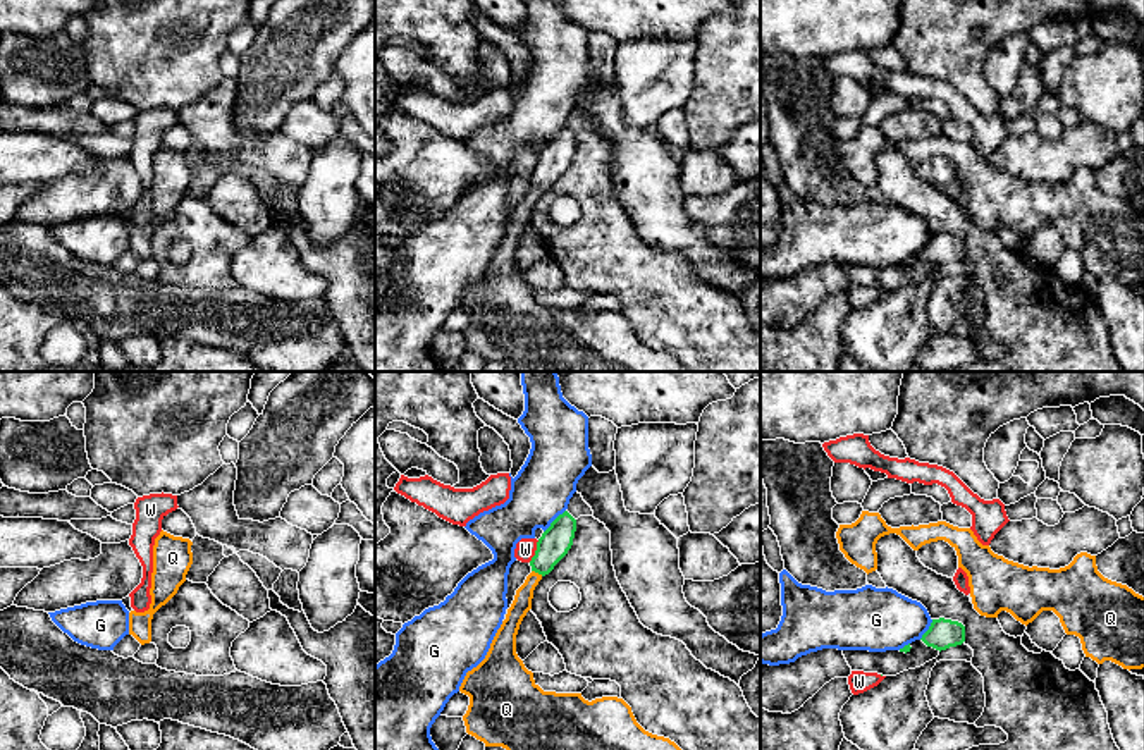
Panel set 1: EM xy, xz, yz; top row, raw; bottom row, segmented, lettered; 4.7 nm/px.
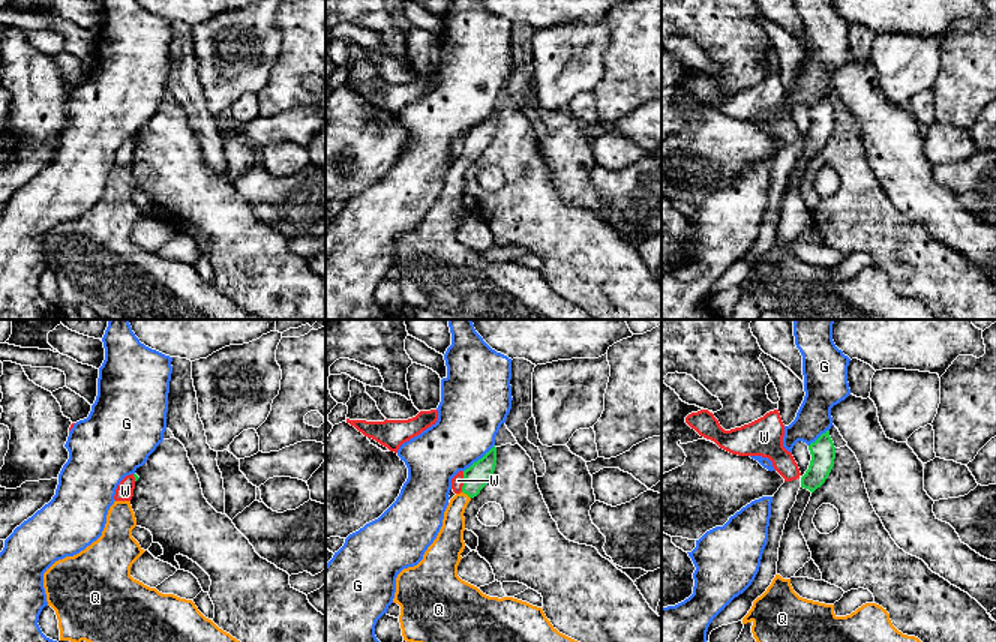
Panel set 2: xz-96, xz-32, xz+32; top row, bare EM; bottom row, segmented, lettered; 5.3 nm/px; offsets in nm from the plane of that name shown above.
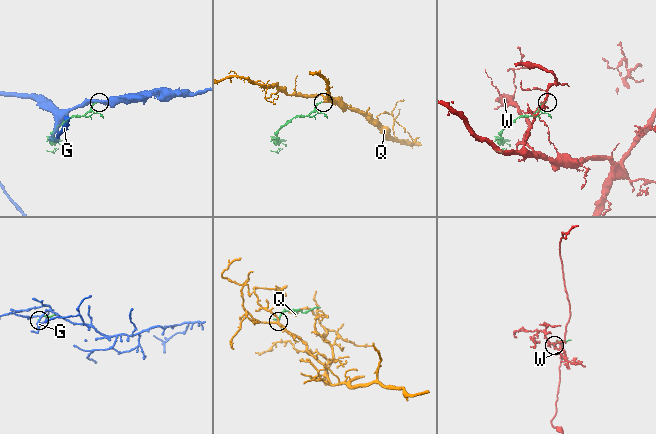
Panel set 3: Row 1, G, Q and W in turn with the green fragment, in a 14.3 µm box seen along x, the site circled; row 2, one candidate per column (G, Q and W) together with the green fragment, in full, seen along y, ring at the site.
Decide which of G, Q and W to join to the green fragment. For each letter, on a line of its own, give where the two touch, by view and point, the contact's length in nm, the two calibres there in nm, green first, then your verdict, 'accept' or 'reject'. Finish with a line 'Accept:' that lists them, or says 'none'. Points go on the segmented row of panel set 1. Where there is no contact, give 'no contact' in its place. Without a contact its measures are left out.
G: meets green in xz at (553, 522); contact 150 nm long; 150 nm thick on the green side, 280 nm on the other; reject
Q: meets green in xz at (537, 571); contact 60 nm long; 150 nm thick on the green side, 90 nm on the other; accept
W: meets green in xz at (535, 551); contact 120 nm long; 150 nm thick on the green side, 100 nm on the other; reject
Accept: Q

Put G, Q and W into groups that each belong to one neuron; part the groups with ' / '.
G / Q / W

